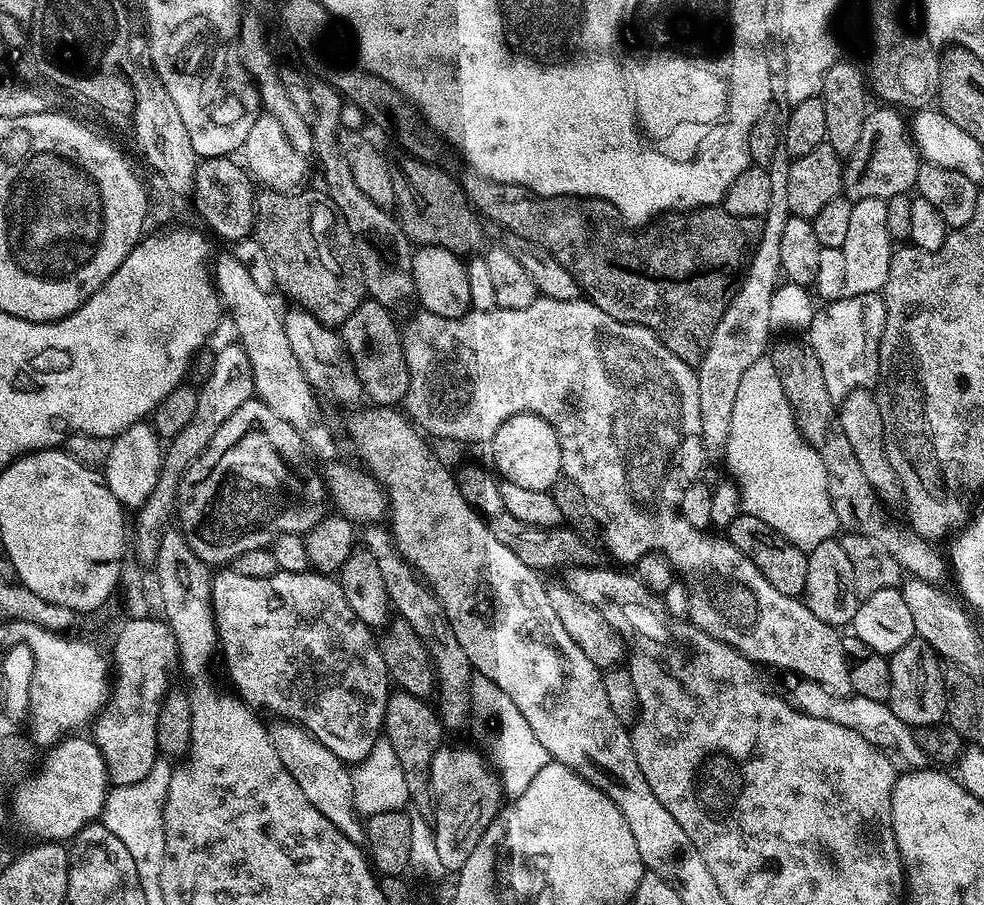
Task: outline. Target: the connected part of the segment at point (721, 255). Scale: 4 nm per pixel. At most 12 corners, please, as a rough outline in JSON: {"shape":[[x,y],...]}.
{"shape":[[470,170],[481,217],[581,293],[703,358],[761,221],[681,210],[610,238],[592,196]]}

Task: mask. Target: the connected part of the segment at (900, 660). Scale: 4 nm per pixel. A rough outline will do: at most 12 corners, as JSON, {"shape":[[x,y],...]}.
{"shape":[[913,638],[893,652],[887,706],[915,730],[948,711],[942,660]]}

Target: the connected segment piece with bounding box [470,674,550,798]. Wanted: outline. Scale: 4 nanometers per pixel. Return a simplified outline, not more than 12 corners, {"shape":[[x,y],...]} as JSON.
{"shape":[[472,677],[470,728],[514,798],[550,762],[518,706]]}

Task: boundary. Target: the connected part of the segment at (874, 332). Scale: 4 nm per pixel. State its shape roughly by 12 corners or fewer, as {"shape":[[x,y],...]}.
{"shape":[[875,292],[817,307],[806,329],[830,398],[877,379]]}

